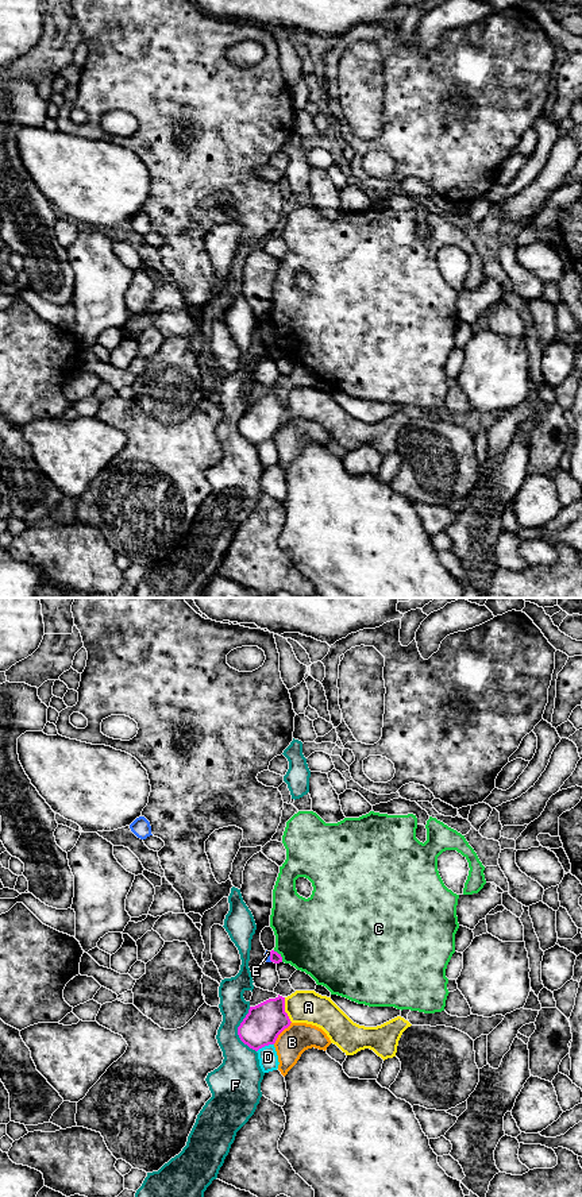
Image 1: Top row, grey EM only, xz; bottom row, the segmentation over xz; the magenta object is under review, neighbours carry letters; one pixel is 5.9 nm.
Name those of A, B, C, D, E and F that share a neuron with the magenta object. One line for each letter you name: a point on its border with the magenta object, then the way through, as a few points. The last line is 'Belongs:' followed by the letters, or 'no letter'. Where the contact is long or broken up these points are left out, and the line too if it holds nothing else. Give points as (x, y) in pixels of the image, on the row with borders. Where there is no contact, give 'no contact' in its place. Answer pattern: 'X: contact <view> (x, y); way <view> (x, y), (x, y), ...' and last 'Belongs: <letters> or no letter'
Belongs: no letter

